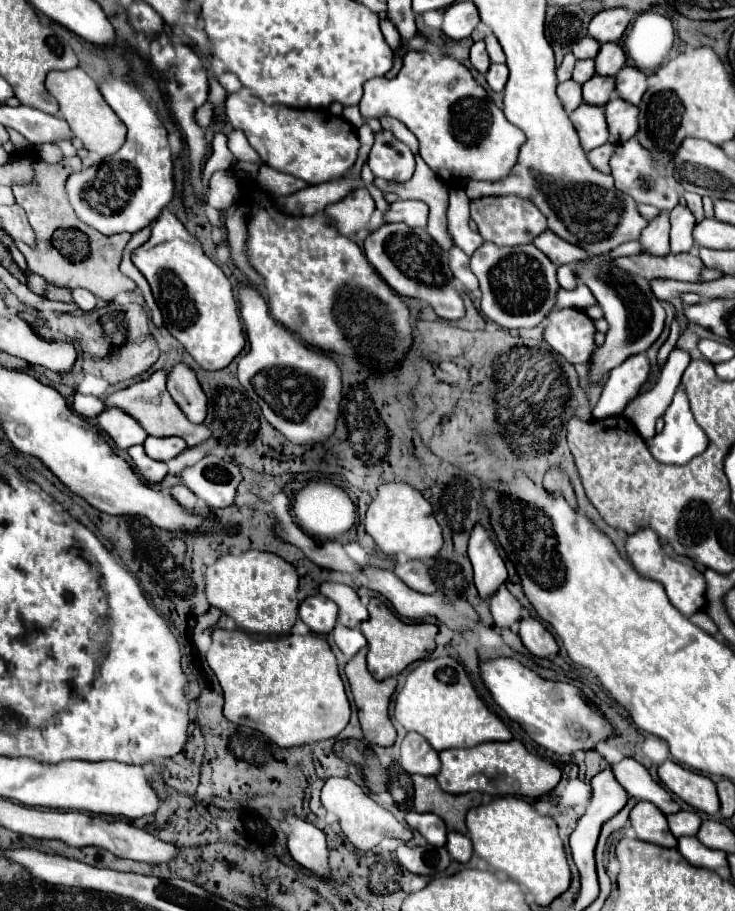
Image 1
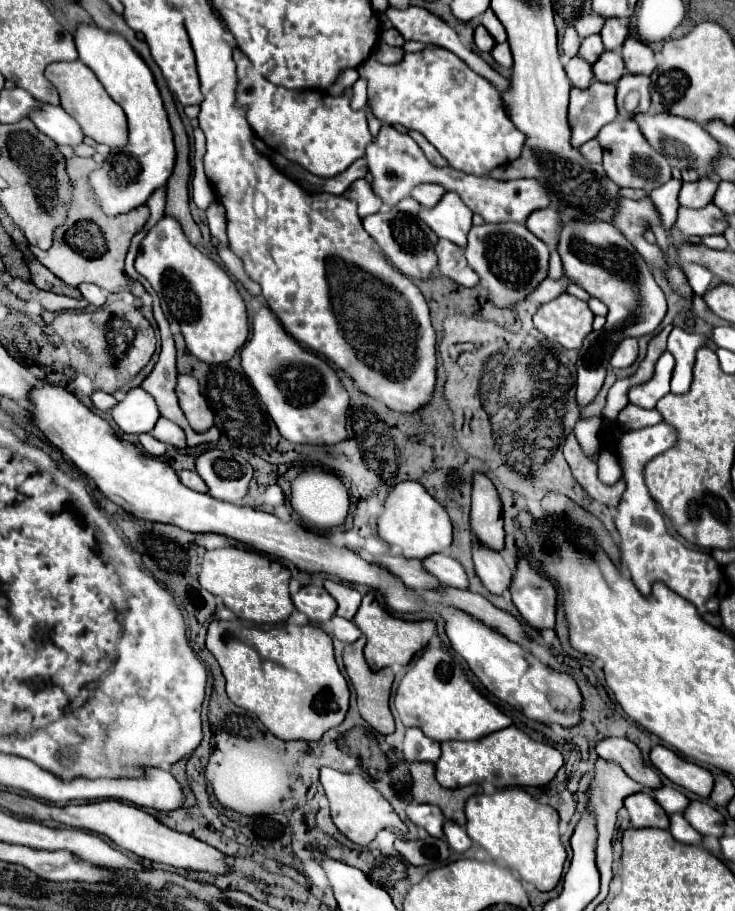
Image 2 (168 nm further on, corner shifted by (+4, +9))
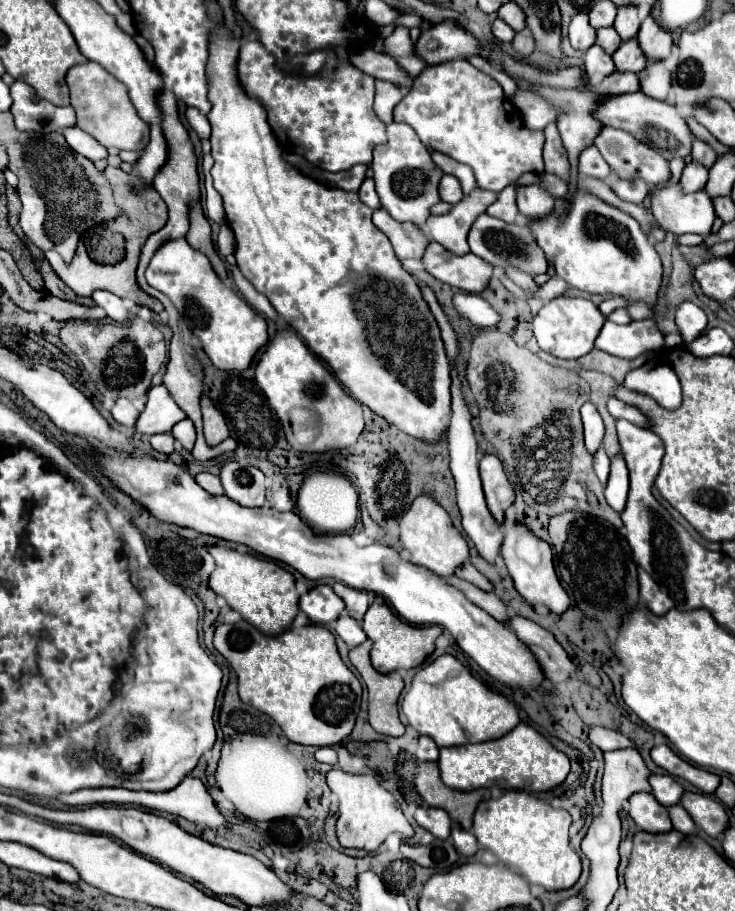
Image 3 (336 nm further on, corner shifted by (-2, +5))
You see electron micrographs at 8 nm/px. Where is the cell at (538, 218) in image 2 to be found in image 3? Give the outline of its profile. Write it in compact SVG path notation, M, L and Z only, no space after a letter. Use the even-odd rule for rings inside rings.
M538 184L518 188L518 210L528 220L542 220L554 208L554 198Z

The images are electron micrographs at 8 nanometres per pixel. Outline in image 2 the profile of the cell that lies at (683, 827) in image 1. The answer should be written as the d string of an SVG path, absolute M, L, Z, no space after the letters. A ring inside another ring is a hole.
M660 786L660 788L654 790L652 794L654 794L656 802L658 802L668 814L684 812L684 808L686 808L686 804L688 804L688 798L686 798L682 792L670 788L670 786Z

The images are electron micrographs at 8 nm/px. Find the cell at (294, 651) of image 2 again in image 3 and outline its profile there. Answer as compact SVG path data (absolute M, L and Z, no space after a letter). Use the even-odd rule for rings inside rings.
M246 620L238 624L220 624L214 632L214 648L230 662L238 676L240 700L260 708L266 716L272 716L280 724L284 736L290 742L306 746L332 746L342 742L354 728L354 720L360 710L362 686L358 678L340 660L334 634L324 626L308 624L304 628L290 628L278 636L264 636Z

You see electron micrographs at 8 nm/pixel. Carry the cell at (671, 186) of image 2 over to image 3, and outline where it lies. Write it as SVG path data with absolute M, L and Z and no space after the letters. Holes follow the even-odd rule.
M686 164L682 176L680 176L680 188L684 188L684 192L698 192L704 188L708 180L708 170L700 164Z

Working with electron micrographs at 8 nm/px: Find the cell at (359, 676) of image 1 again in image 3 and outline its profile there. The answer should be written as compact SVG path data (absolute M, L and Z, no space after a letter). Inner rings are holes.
M372 640L350 650L350 662L368 686L368 720L370 726L386 736L402 736L404 724L398 718L398 696L404 688L402 676L398 672L380 674L370 664Z

